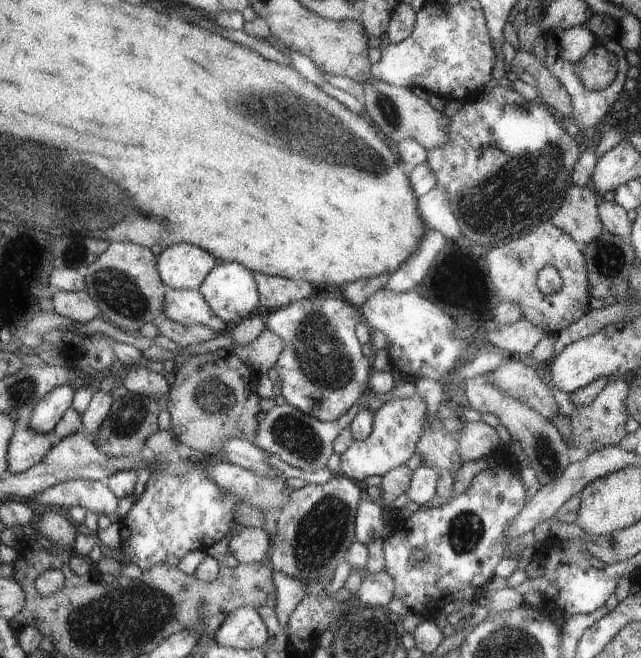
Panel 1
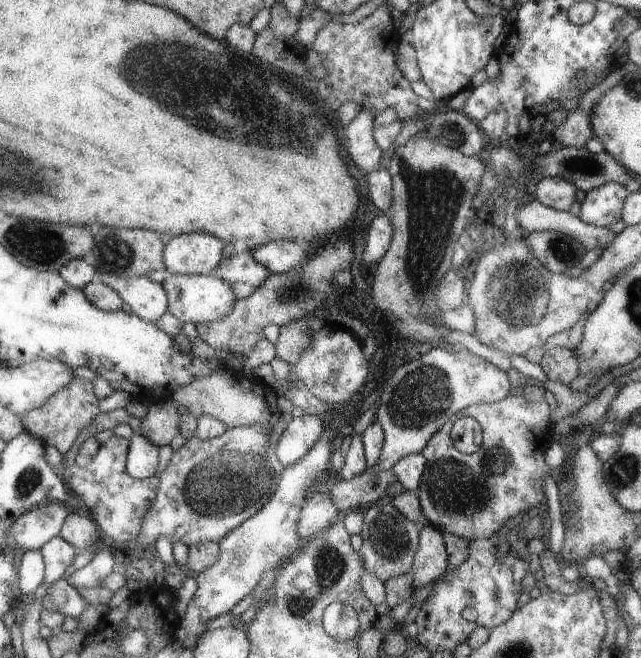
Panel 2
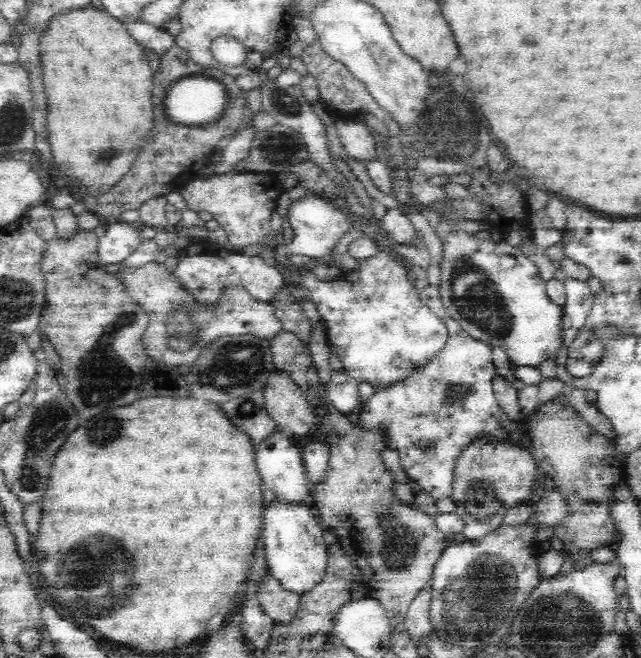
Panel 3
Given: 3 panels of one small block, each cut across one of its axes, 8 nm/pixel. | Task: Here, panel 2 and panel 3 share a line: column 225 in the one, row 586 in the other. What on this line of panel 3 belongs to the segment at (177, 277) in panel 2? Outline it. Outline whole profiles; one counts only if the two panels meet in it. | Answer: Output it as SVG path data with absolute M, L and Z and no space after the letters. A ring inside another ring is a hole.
M274 501L263 512L262 527L269 574L286 592L296 596L302 597L314 590L326 576L329 546L322 537L322 524L317 514L295 504Z

